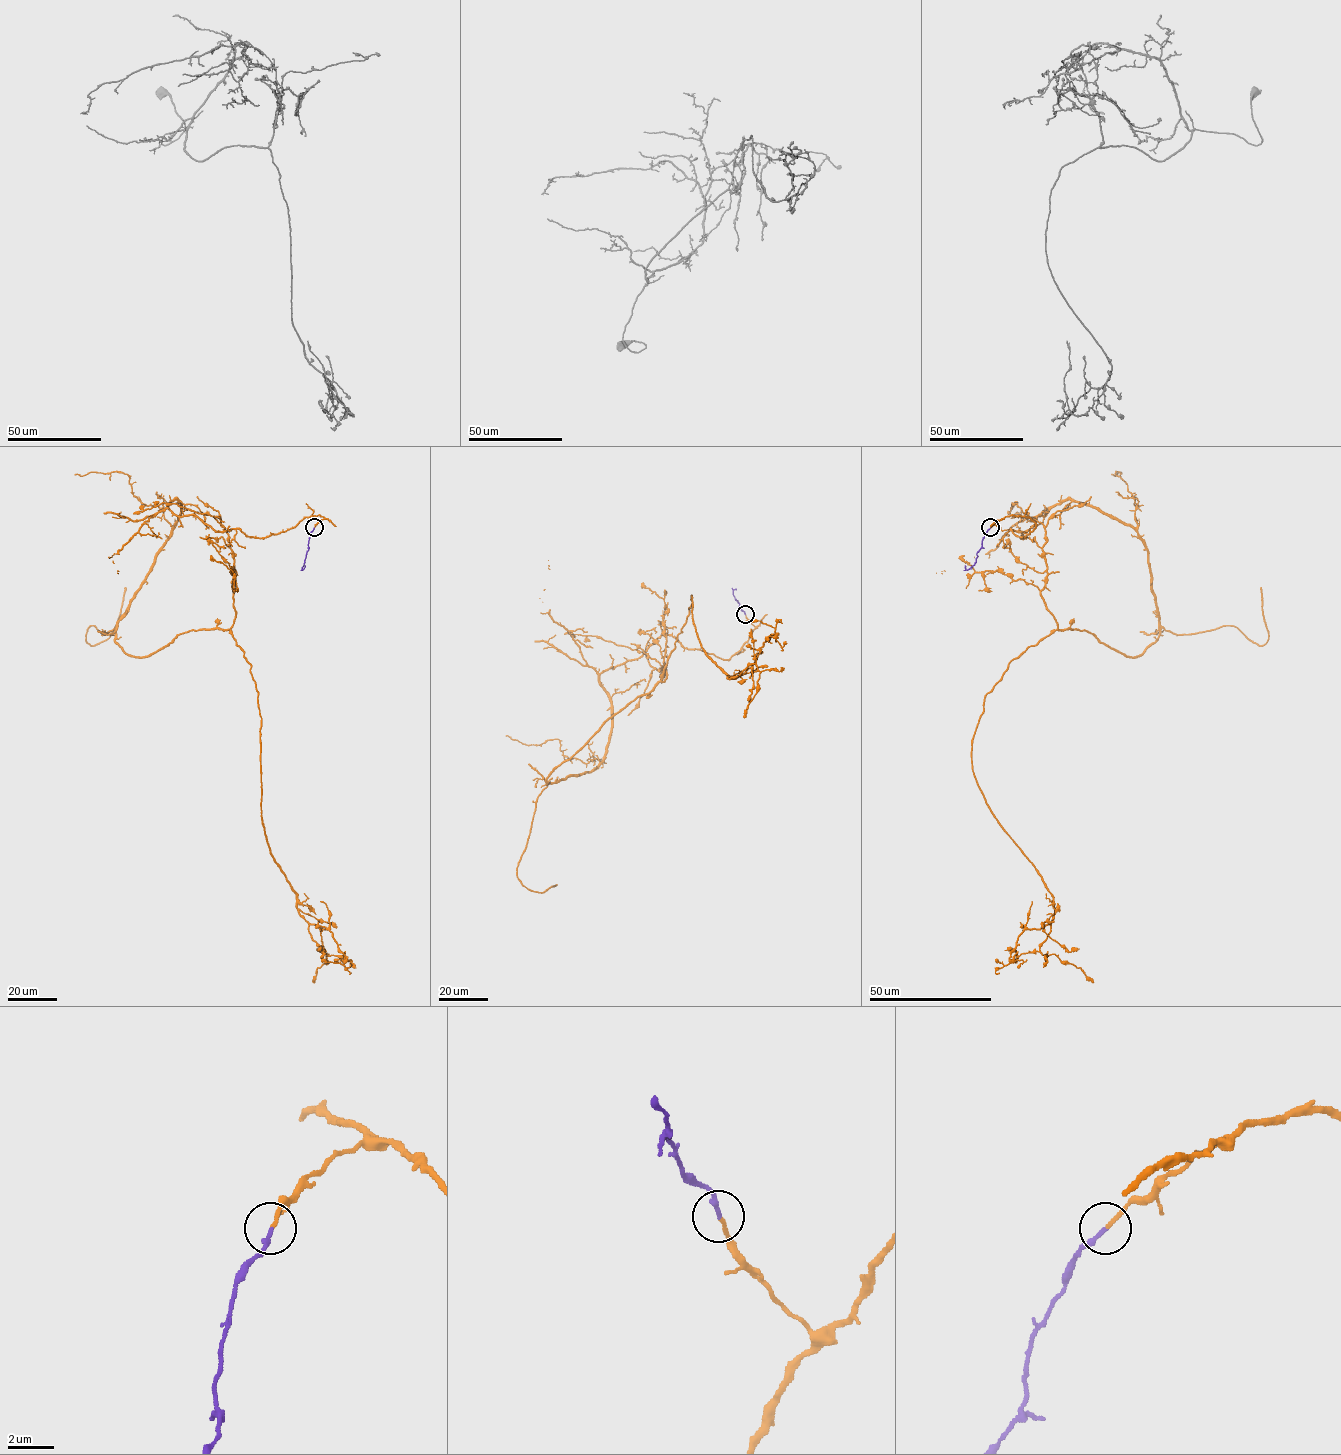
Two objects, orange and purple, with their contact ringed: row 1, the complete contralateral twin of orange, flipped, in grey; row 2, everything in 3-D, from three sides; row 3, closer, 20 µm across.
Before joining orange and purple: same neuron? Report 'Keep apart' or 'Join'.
Join

